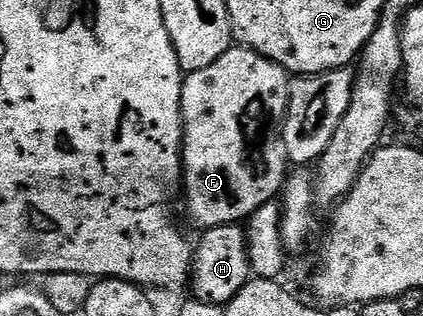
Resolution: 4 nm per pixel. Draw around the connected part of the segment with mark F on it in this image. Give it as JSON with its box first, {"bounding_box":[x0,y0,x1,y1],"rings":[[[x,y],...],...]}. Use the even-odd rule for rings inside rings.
{"bounding_box":[181,45,291,228],"rings":[[[234,45],[215,64],[207,64],[207,68],[195,70],[184,75],[181,83],[181,165],[183,167],[183,198],[185,194],[185,206],[189,209],[189,214],[193,217],[193,222],[200,228],[211,226],[232,226],[241,224],[248,219],[249,215],[254,214],[264,202],[272,202],[282,193],[287,181],[285,166],[287,159],[285,156],[285,145],[281,139],[281,122],[269,110],[283,112],[289,106],[289,83],[291,75],[279,64],[259,56],[259,52],[247,50],[243,46]]]}

